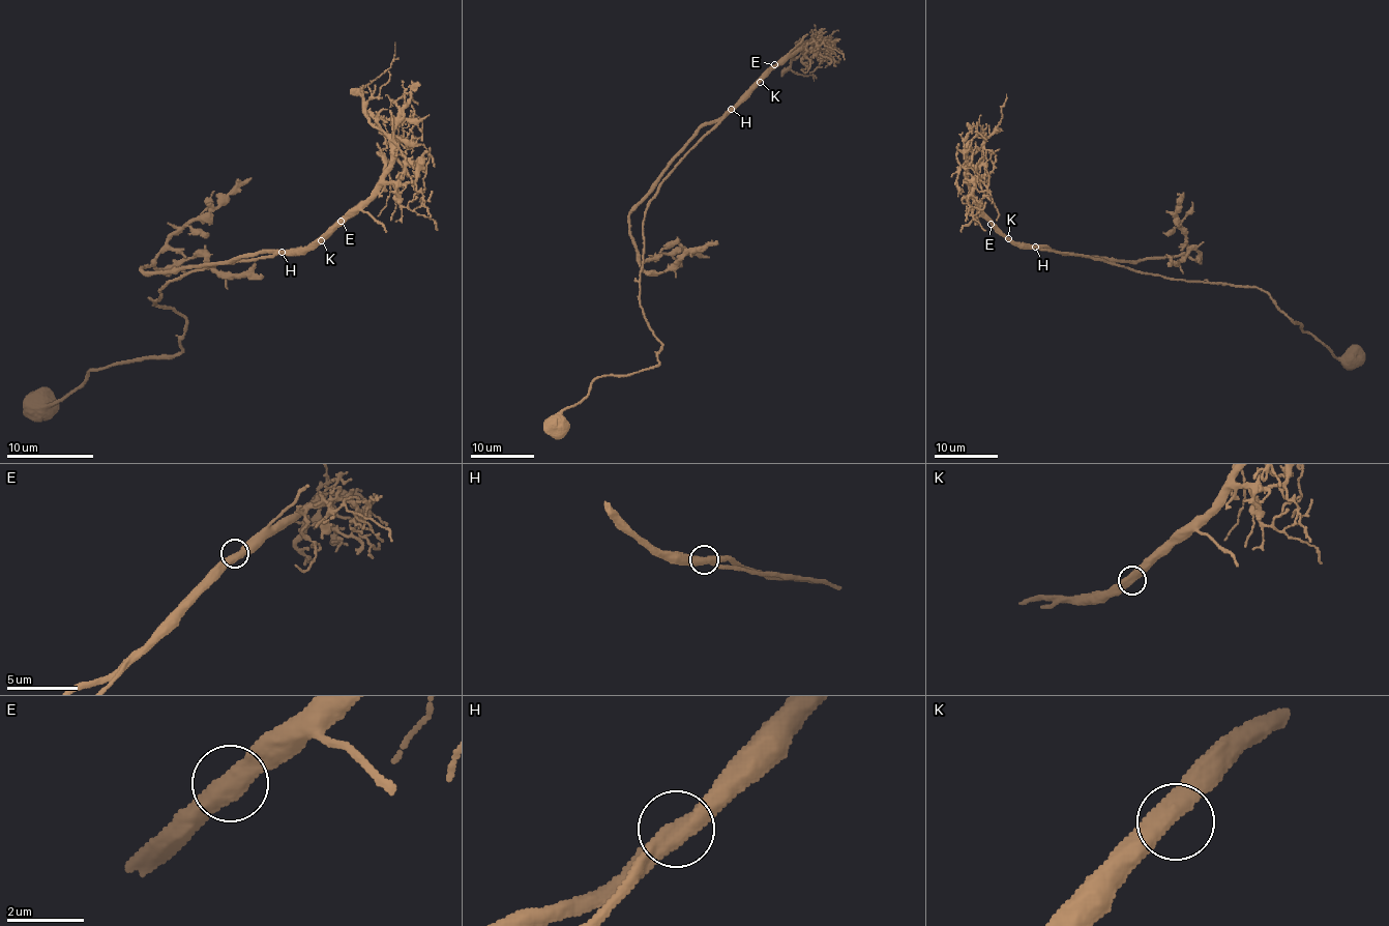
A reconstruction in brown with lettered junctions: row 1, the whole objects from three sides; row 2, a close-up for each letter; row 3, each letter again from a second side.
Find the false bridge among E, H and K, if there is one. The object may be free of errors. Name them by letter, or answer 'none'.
none

